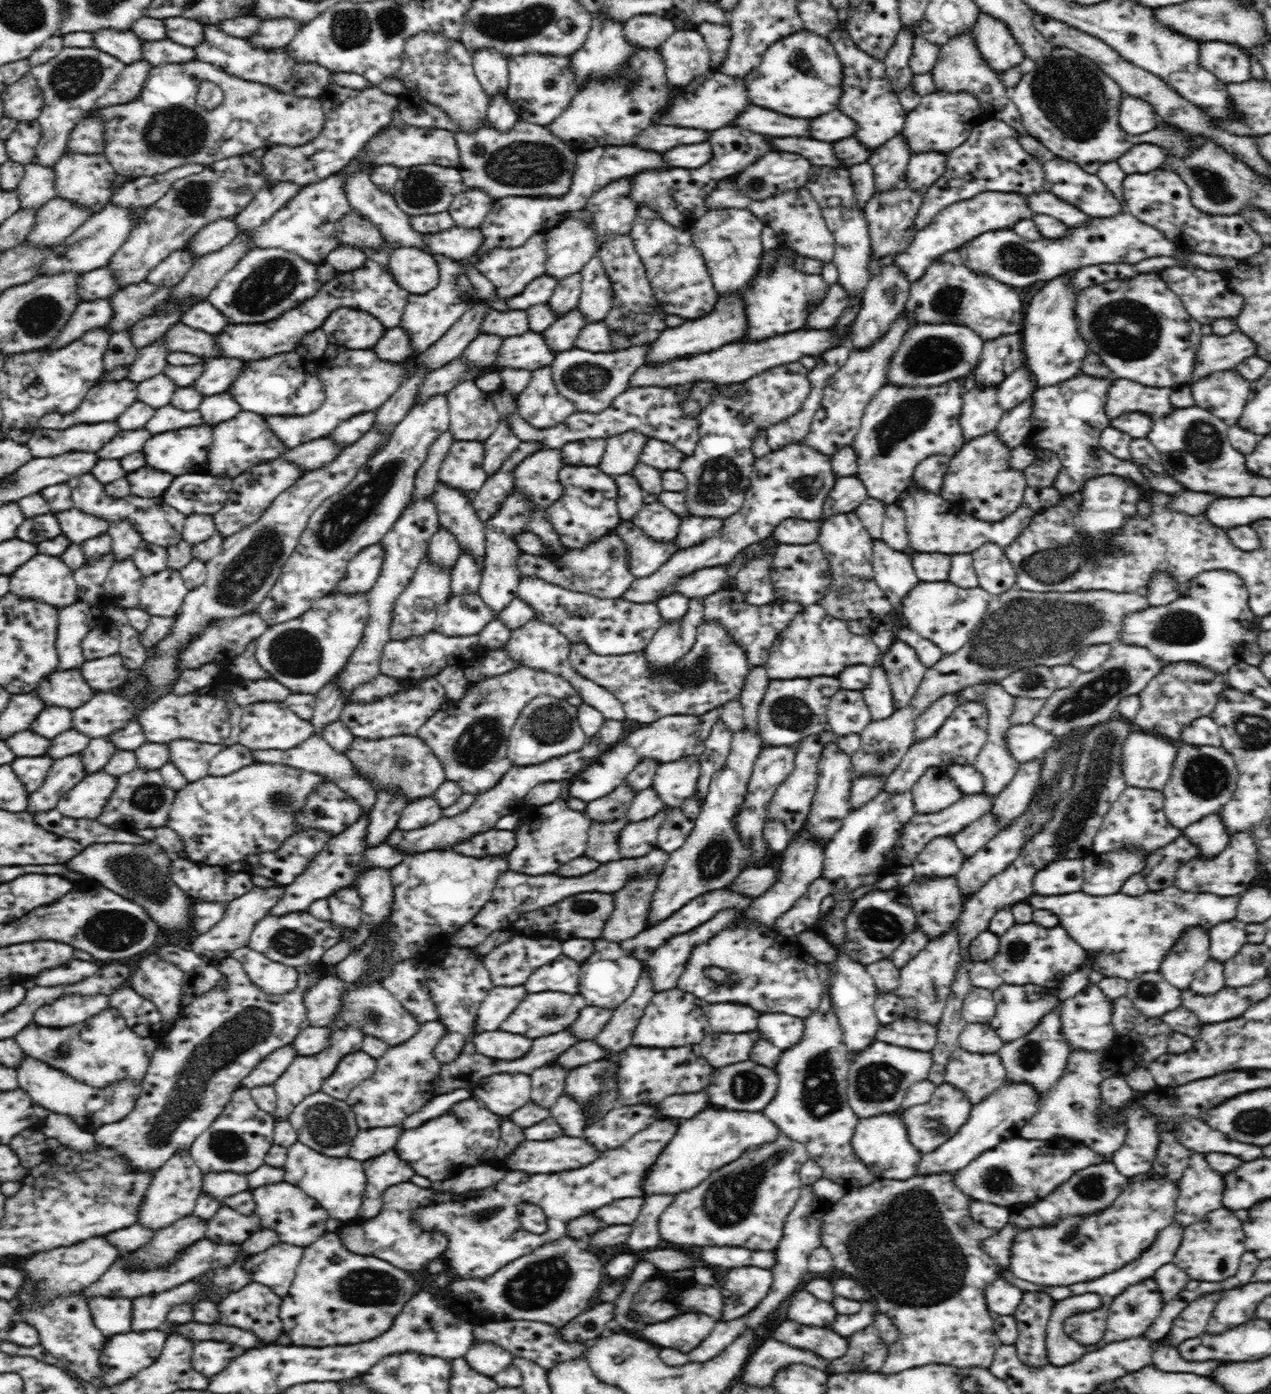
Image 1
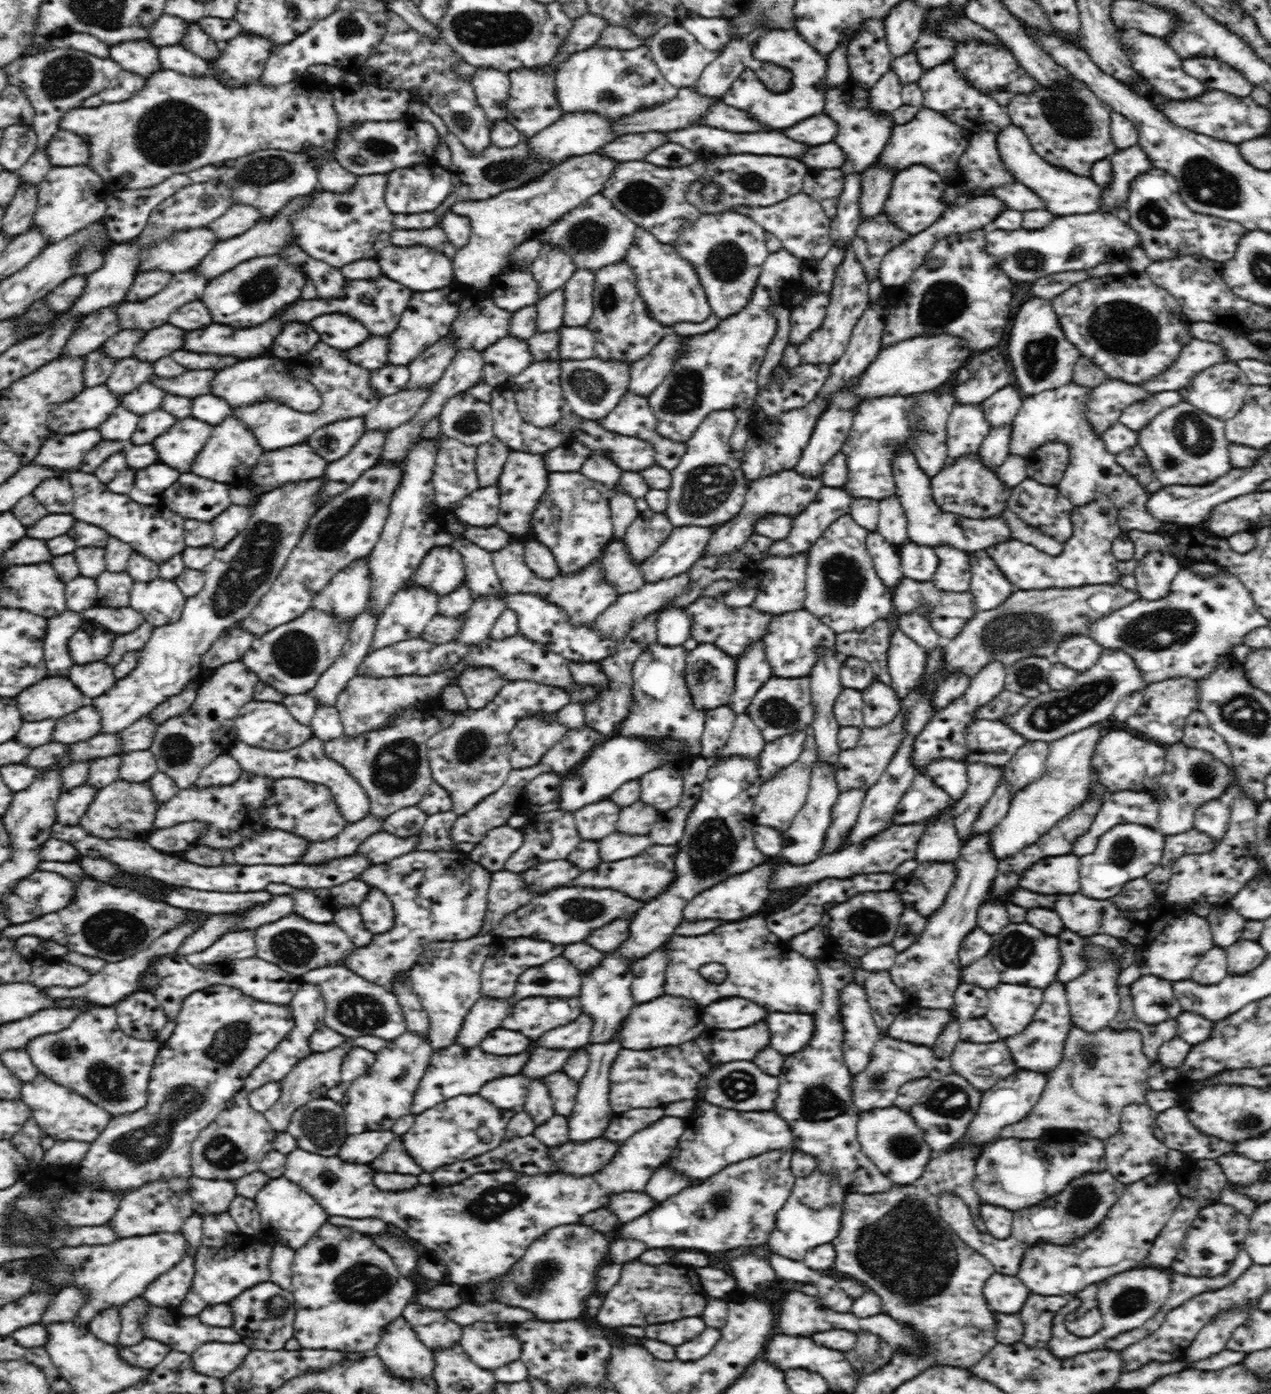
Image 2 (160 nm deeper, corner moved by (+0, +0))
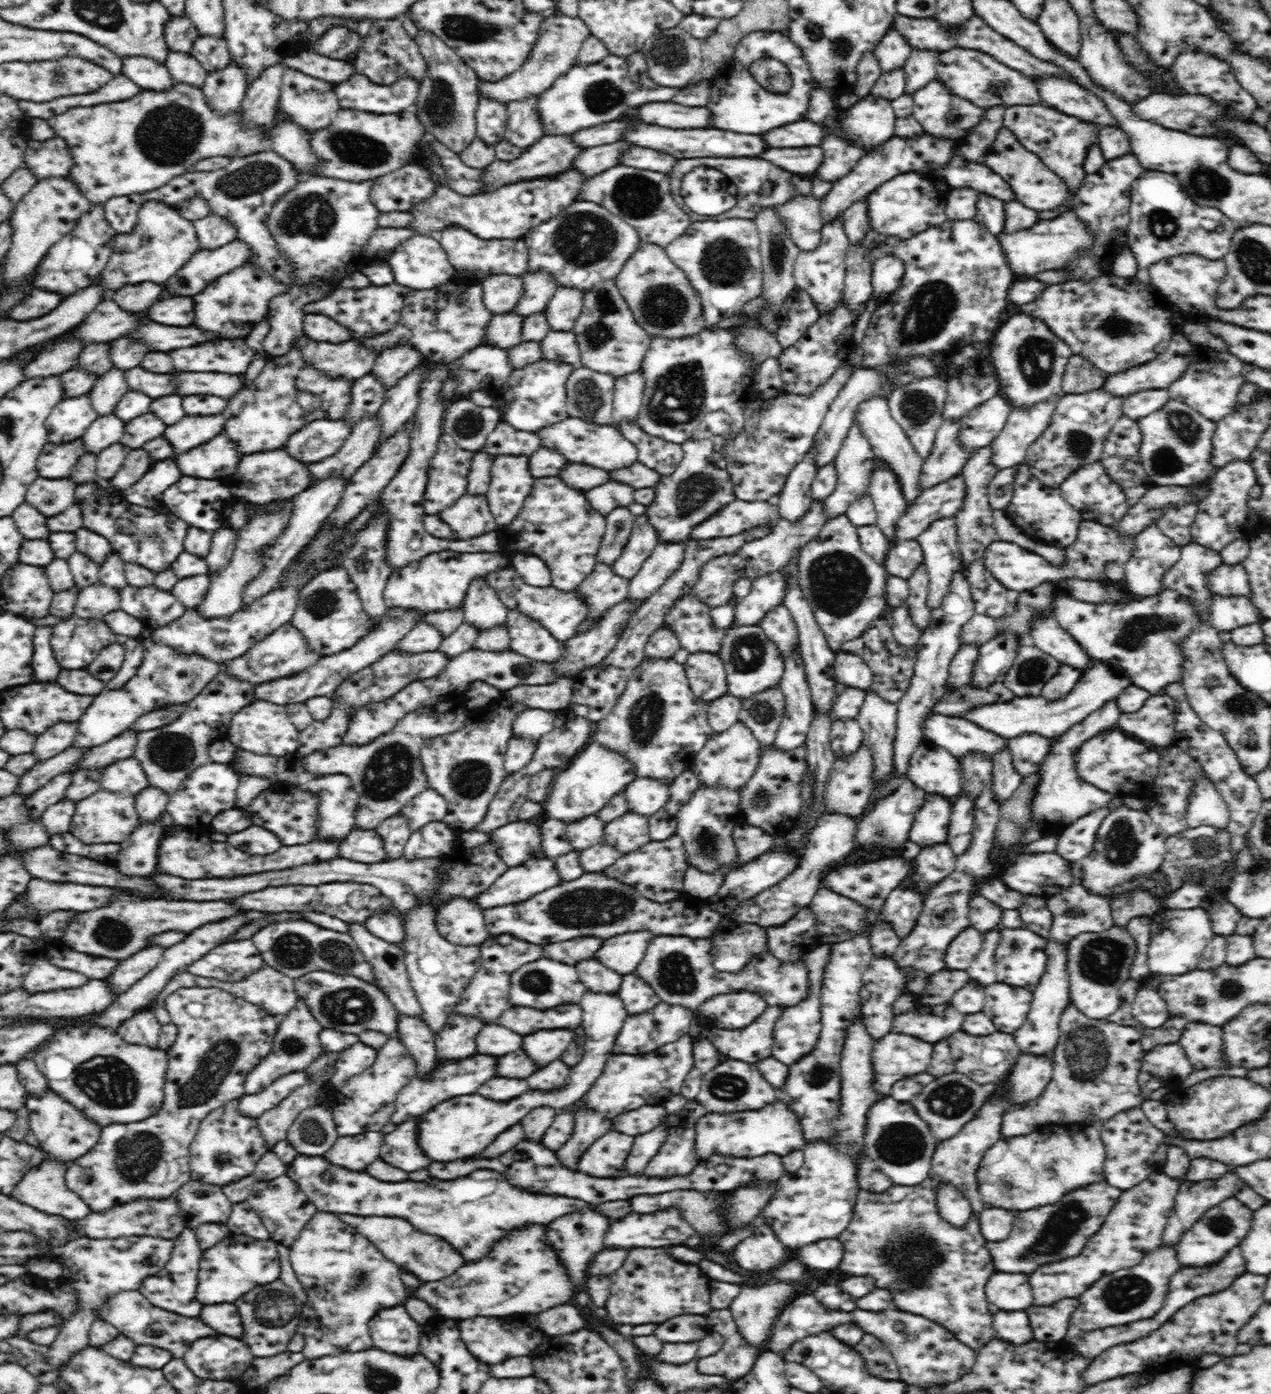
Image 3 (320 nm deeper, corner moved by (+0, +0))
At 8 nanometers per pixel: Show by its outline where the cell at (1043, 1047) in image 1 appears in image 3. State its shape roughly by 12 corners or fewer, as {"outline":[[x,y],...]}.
{"outline":[[1047,939],[1047,965],[1013,1035],[1021,1053],[1052,1059],[1071,1002],[1067,946]]}

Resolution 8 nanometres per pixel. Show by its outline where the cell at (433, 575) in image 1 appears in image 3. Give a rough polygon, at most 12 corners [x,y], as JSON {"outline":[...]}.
{"outline":[[387,608],[352,648],[292,677],[255,685],[255,700],[296,704],[330,696],[423,620]]}

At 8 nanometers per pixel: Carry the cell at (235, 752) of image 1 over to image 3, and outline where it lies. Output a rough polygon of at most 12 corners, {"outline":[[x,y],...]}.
{"outline":[[211,762],[192,770],[166,811],[194,828],[233,809],[241,775]]}

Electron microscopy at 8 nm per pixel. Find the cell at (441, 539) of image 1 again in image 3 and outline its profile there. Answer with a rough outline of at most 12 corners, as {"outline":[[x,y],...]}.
{"outline":[[442,550],[393,569],[387,608],[424,615],[463,606],[500,552]]}

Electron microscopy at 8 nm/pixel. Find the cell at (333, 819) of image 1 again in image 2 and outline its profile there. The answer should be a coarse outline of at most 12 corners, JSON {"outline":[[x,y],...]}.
{"outline":[[276,779],[260,815],[311,843],[348,822],[327,786]]}

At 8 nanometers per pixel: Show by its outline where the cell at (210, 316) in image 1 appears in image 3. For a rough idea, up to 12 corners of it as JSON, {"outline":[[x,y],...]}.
{"outline":[[190,297],[159,300],[147,308],[153,322],[186,327],[194,322]]}

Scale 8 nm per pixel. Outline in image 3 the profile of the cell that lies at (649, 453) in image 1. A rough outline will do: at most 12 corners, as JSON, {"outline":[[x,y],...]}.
{"outline":[[568,417],[535,433],[572,464],[609,471],[638,461],[611,424]]}

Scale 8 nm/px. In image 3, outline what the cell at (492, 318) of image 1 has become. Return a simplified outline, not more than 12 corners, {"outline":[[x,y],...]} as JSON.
{"outline":[[480,285],[412,289],[396,326],[360,339],[405,342],[451,364],[483,344],[494,315]]}

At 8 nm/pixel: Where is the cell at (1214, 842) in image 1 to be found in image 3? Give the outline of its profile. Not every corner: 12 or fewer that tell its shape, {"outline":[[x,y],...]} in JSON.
{"outline":[[1207,777],[1192,789],[1188,828],[1226,829],[1229,810]]}

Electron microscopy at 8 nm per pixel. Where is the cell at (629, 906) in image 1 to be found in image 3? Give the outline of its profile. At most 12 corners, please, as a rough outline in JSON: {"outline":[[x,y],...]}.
{"outline":[[604,938],[544,946],[542,956],[574,966],[593,958]]}

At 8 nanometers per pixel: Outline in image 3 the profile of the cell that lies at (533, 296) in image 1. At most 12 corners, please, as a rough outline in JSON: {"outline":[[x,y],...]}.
{"outline":[[490,274],[480,286],[492,315],[512,313],[522,278]]}

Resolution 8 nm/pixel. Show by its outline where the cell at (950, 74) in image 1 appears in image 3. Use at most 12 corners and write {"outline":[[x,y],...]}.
{"outline":[[939,80],[913,94],[924,132],[961,141],[986,112]]}

